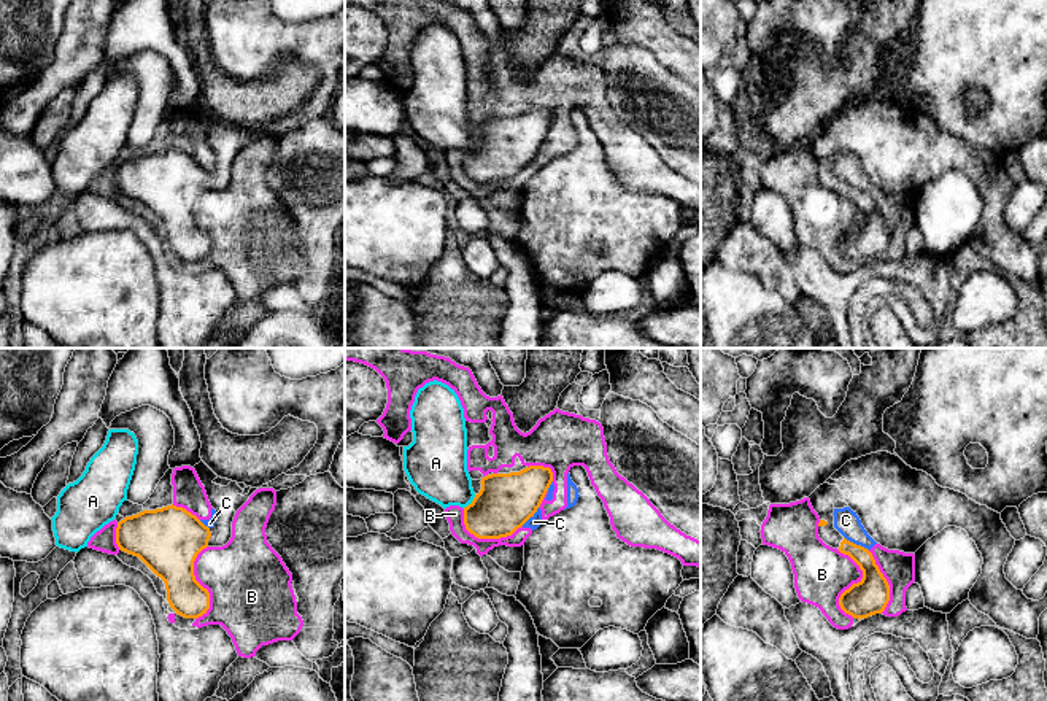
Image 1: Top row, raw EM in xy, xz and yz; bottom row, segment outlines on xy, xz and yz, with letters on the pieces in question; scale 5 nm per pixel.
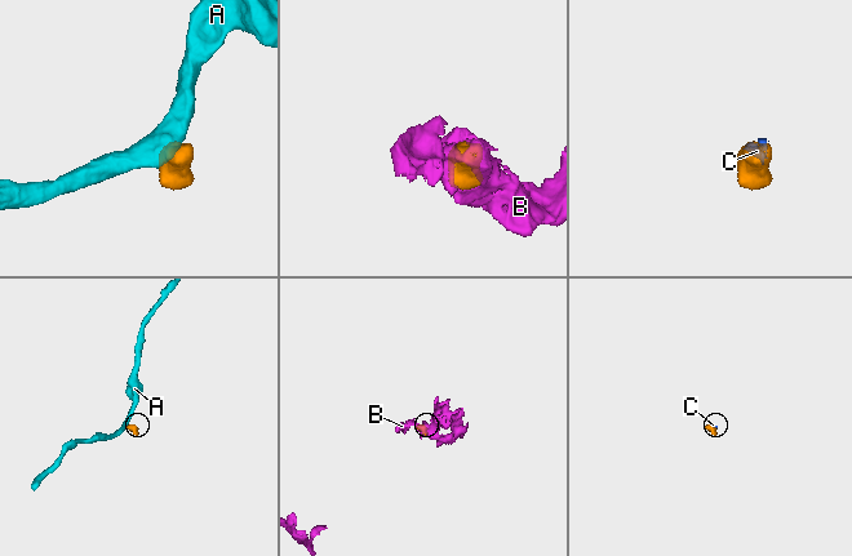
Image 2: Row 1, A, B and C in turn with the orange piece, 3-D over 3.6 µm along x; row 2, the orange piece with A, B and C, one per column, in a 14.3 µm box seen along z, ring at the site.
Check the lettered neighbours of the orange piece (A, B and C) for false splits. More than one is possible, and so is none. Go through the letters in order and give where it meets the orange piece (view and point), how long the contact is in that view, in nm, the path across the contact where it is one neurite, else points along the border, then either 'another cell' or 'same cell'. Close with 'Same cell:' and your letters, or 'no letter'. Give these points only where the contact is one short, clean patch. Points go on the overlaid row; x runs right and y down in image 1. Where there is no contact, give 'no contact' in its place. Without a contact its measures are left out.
A: contact xz (469, 504); length 100 nm; border xz (475, 495), (463, 507); another cell
B: contact yz (853, 584); length 360 nm; another cell
C: contact yz (855, 544); length 150 nm; border yz (844, 536), (868, 550); another cell
Same cell: no letter

